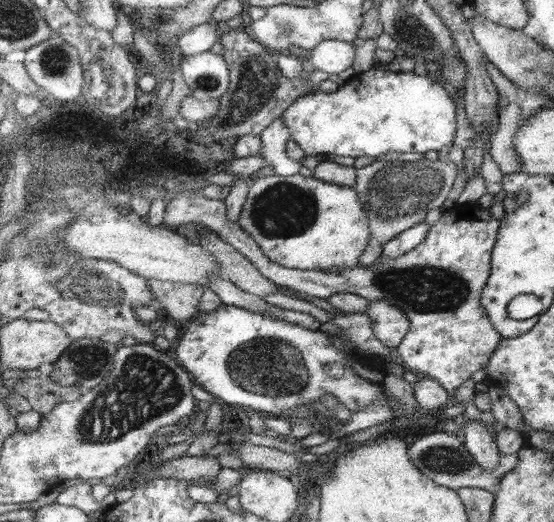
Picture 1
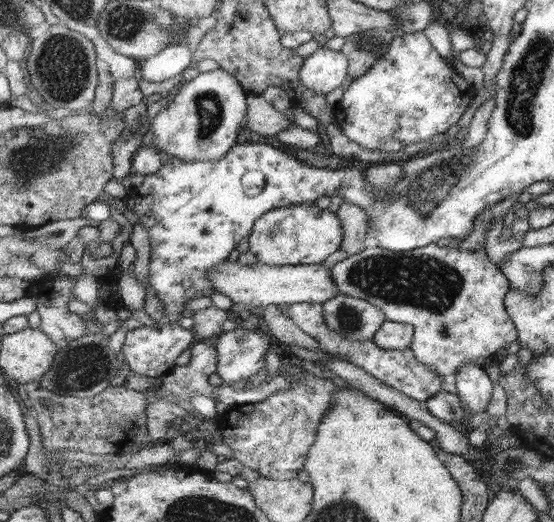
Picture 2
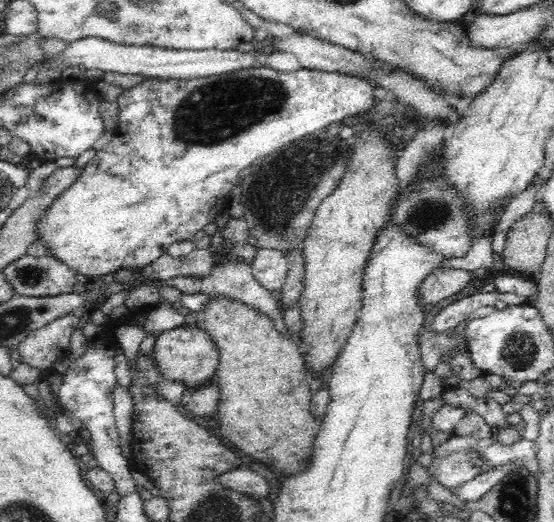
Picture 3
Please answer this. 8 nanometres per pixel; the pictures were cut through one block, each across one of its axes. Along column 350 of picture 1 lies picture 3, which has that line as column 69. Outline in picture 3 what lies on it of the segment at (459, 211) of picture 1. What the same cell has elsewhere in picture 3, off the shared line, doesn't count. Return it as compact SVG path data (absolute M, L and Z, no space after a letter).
M22 256L6 266L4 277L19 296L58 296L70 294L76 285L76 272L53 256Z

